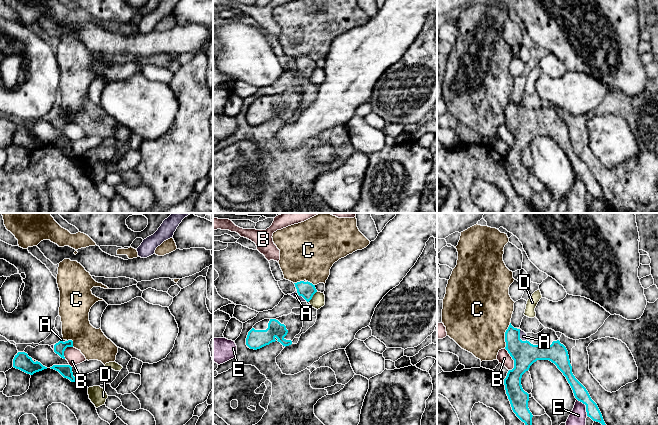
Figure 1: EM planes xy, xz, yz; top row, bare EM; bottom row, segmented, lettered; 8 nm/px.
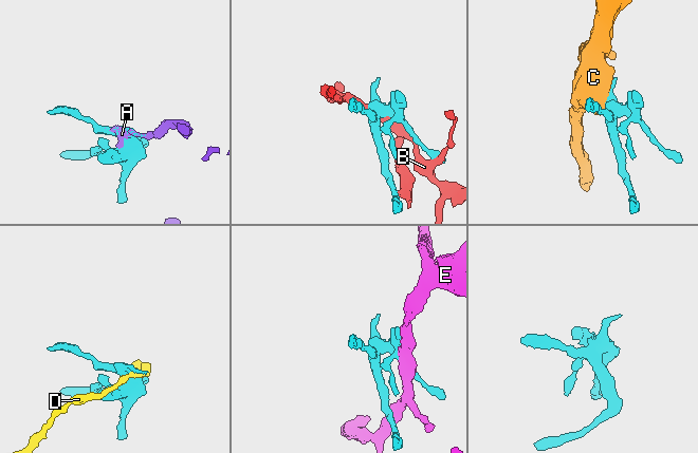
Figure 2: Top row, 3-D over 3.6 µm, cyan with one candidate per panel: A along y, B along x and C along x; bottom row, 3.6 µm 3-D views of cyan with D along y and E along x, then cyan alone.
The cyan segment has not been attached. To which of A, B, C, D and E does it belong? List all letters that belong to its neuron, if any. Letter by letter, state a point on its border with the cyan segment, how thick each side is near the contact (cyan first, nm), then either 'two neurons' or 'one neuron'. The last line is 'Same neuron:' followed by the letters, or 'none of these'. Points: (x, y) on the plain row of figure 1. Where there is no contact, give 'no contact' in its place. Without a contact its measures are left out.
A: yz (519, 111) | 200/60 nm | one neuron
B: yz (512, 134) | 200/100 nm | two neurons
C: yz (505, 111) | 200/480 nm | two neurons
D: xz (312, 72) | 130/110 nm | two neurons
E: yz (586, 182) | 110/170 nm | two neurons
Same neuron: A

